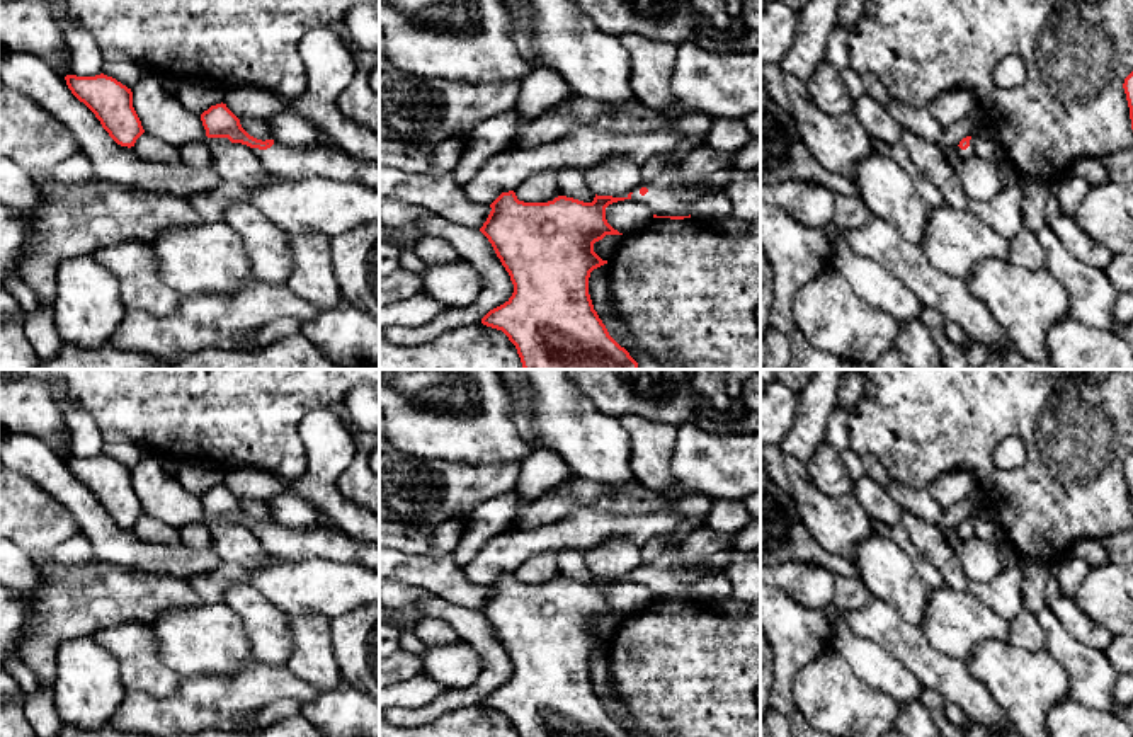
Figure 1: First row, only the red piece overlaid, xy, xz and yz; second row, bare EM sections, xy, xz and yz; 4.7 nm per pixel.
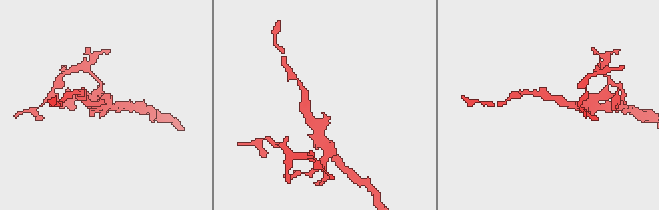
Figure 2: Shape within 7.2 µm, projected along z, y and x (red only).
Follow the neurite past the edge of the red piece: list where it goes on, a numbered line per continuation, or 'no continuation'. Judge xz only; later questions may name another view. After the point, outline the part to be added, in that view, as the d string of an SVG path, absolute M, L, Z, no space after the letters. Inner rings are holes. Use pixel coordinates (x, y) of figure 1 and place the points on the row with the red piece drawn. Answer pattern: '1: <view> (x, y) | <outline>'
1: xz (667, 196) | M670 162L658 177L641 182L631 199L646 204L657 216L689 216L694 201L709 192L721 192L730 180L728 172L718 170L692 184L682 184L679 162Z

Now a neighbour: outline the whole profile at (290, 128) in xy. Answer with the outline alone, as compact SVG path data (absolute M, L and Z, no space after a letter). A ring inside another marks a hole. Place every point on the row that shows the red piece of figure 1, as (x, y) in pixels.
M282 112L265 121L276 141L291 146L310 146L318 143L318 129L313 123L296 112Z

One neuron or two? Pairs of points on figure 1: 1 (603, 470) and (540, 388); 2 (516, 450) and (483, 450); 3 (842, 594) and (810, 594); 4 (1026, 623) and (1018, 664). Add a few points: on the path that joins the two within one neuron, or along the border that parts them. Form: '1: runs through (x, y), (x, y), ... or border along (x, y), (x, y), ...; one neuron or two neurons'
1: runs through (596, 450), (558, 409); one neuron
2: runs through (507, 450), (492, 450); one neuron
3: border along (836, 576), (831, 603); two neurons
4: border along (1007, 642), (1031, 651), (1045, 651); two neurons

